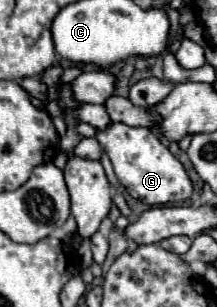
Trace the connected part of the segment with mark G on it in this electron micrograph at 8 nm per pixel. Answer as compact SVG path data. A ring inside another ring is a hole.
M110 124L104 132L98 130L96 140L106 150L108 158L112 160L114 172L126 192L140 200L146 206L160 206L160 204L182 204L186 202L192 192L192 180L188 178L180 160L152 134L148 128L130 128L126 124Z

